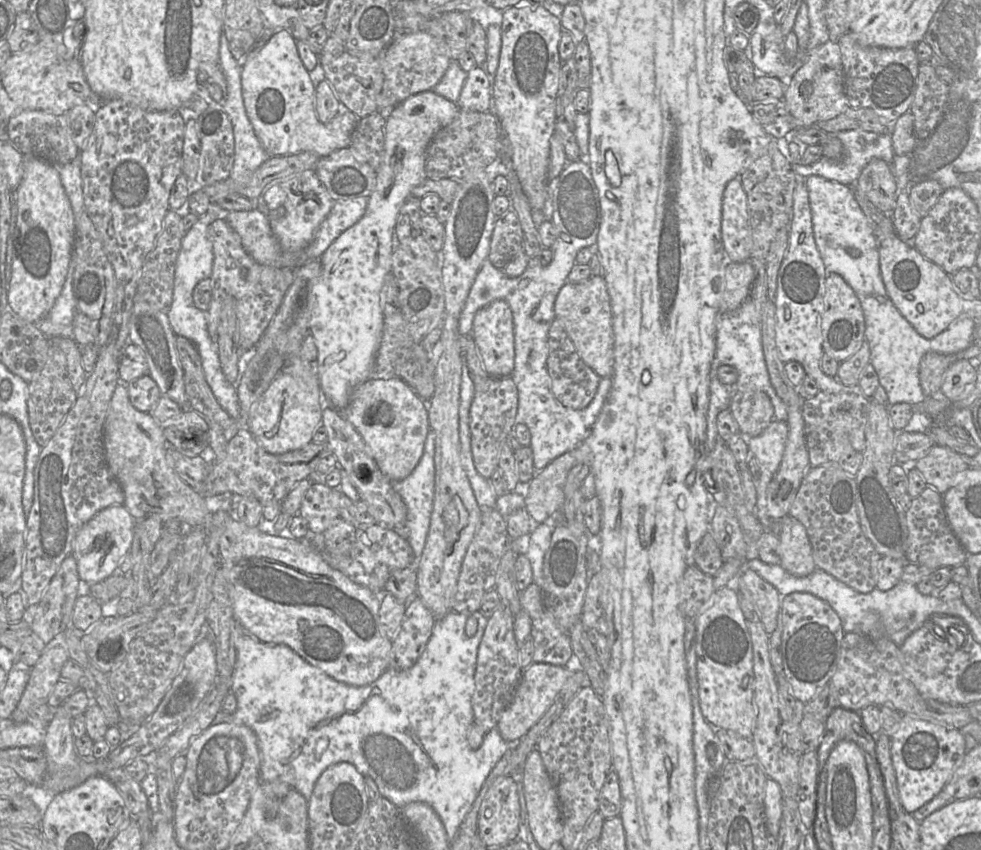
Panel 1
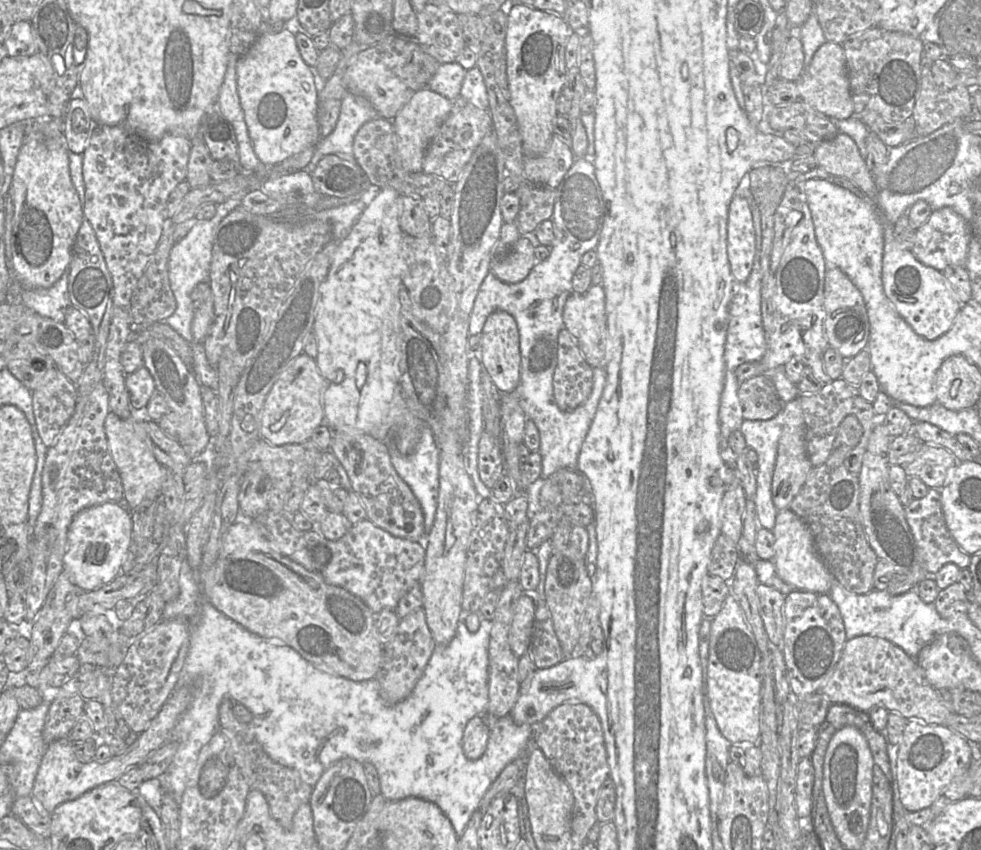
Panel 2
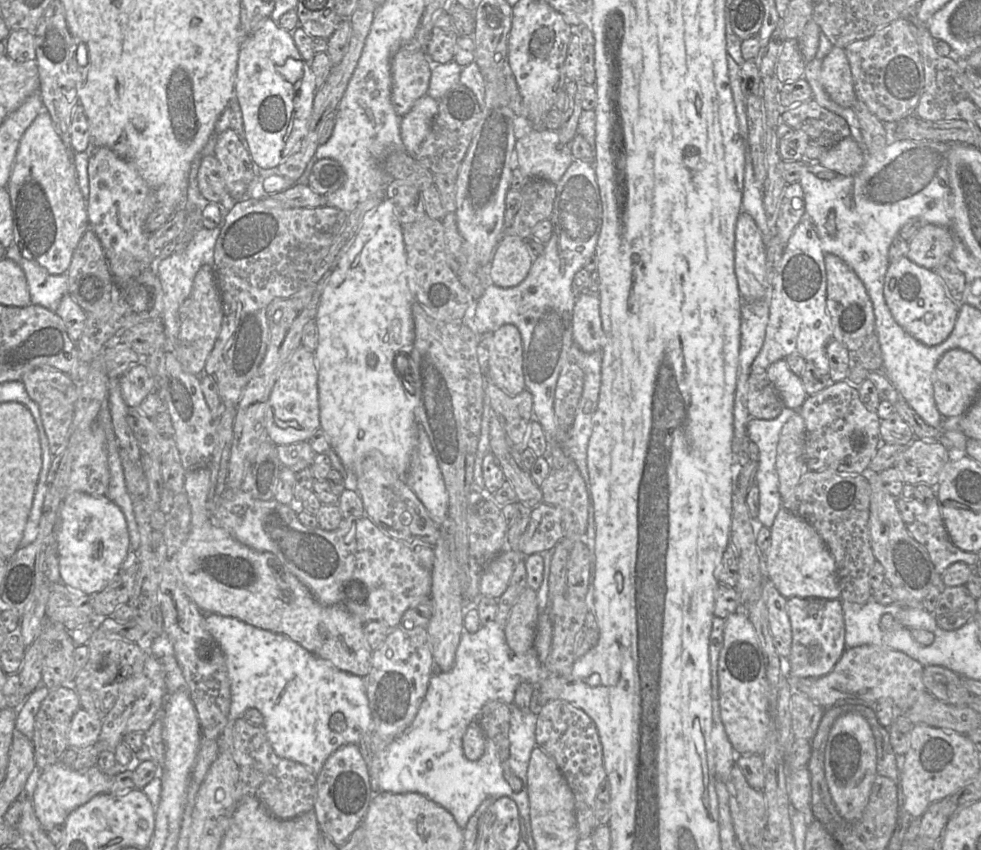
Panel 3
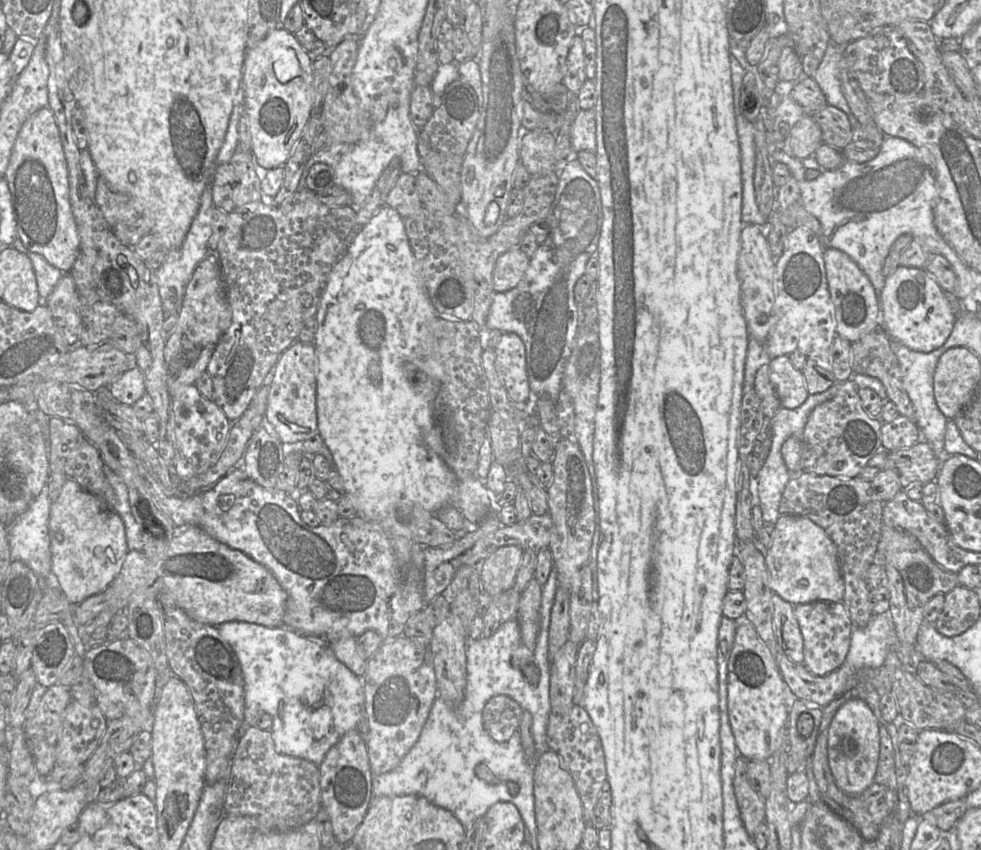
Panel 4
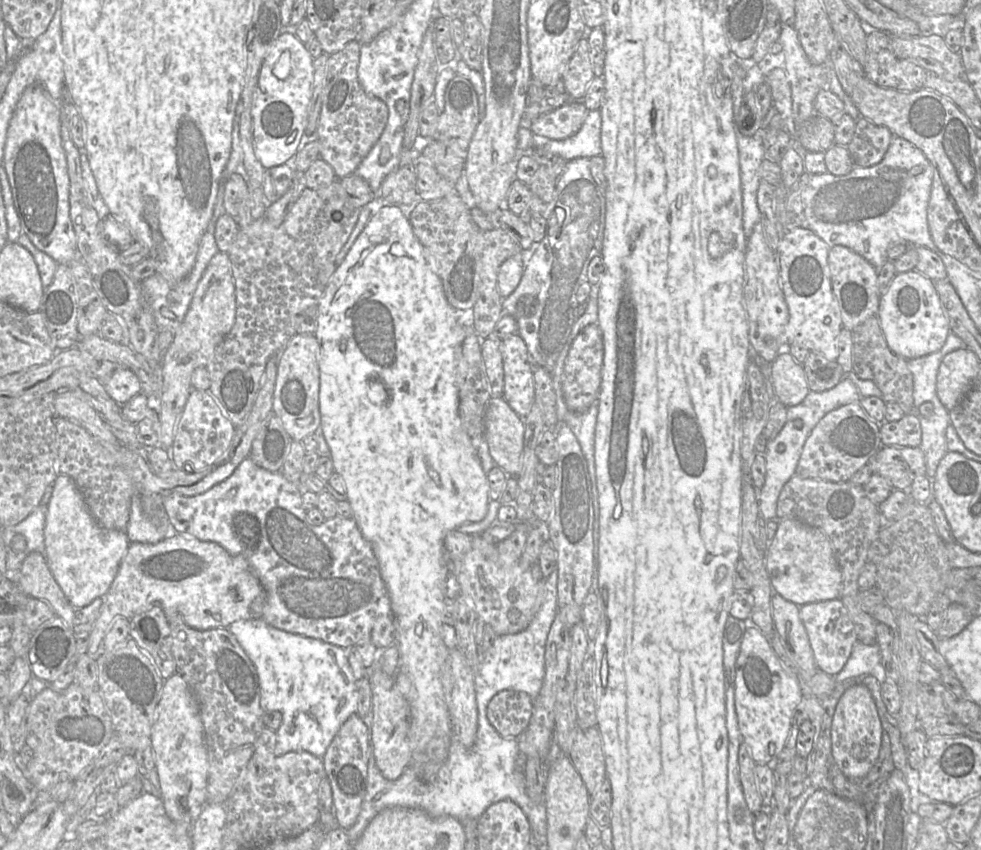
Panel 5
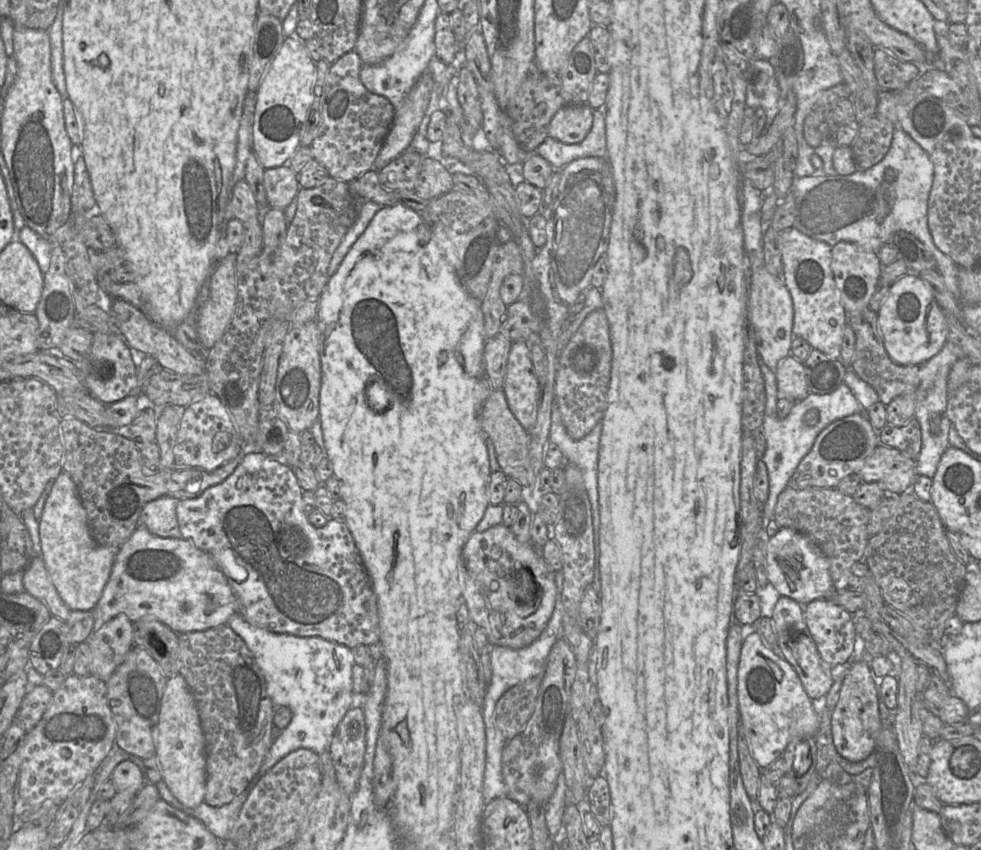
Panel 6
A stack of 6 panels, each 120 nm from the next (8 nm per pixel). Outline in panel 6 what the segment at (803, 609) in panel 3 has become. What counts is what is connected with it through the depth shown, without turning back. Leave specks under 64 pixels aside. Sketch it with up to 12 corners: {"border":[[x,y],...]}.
{"border":[[832,599],[803,607],[806,625],[830,668],[848,662],[854,615]]}

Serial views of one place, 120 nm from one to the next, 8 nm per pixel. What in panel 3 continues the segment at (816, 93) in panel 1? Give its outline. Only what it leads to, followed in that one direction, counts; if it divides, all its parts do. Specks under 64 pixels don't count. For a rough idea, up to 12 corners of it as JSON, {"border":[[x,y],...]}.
{"border":[[844,48],[824,57],[820,83],[831,100],[851,107],[856,99]]}

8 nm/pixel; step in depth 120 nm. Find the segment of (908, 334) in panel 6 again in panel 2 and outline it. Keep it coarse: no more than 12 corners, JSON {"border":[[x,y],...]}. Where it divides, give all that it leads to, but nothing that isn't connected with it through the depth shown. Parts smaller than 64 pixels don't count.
{"border":[[884,236],[884,292],[916,334],[935,340],[962,304],[943,273]]}

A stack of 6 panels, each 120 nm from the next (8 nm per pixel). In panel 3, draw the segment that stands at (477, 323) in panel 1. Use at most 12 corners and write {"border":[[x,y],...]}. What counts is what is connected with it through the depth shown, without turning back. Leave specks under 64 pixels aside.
{"border":[[517,327],[494,331],[486,376],[508,395],[525,390]]}

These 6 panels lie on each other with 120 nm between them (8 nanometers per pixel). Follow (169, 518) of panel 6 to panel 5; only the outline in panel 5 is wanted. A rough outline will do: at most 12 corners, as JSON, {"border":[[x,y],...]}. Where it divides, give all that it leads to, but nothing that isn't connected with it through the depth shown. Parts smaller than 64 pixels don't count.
{"border":[[132,496],[126,534],[131,543],[156,544],[173,533],[165,510],[149,518]]}

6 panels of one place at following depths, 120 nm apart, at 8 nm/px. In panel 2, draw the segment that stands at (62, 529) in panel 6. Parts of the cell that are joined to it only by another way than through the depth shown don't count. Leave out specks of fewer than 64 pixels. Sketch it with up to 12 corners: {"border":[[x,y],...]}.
{"border":[[105,502],[69,526],[64,570],[84,592],[111,583],[131,547],[131,512]]}

